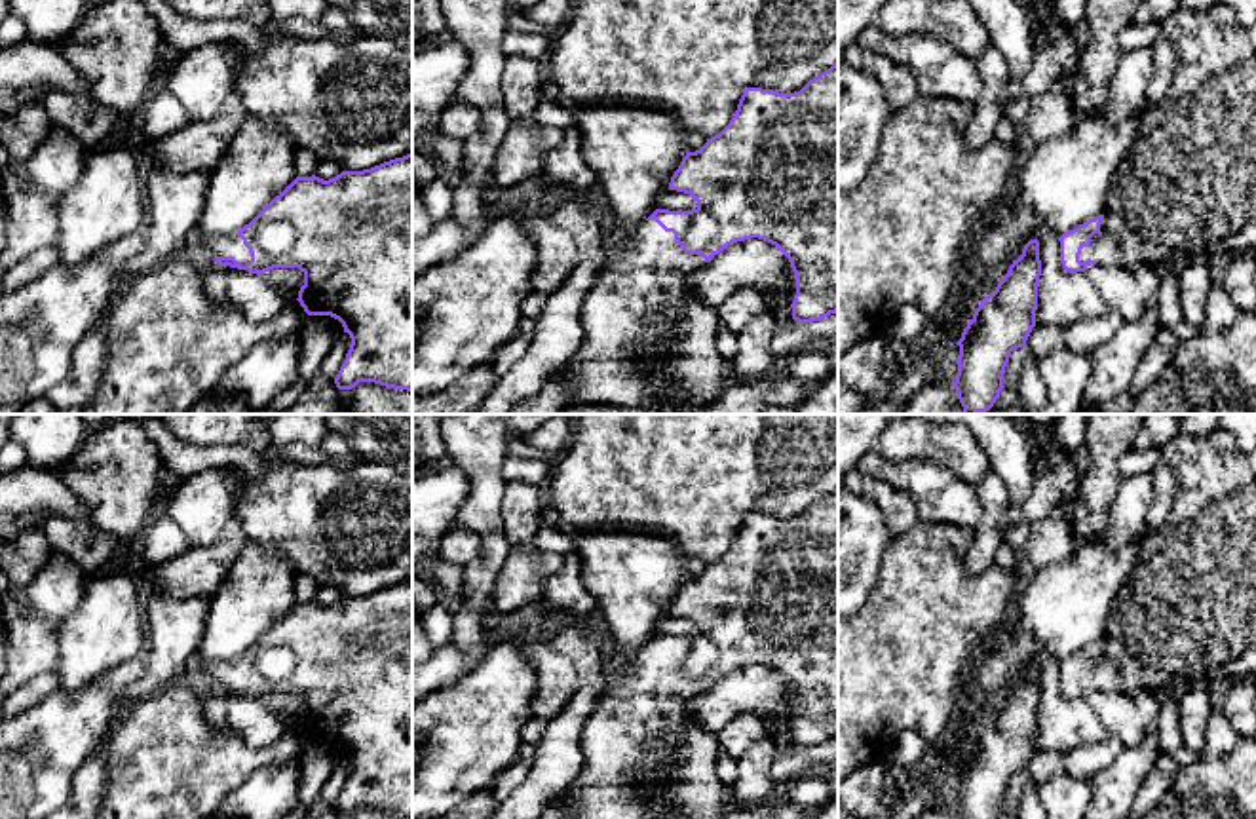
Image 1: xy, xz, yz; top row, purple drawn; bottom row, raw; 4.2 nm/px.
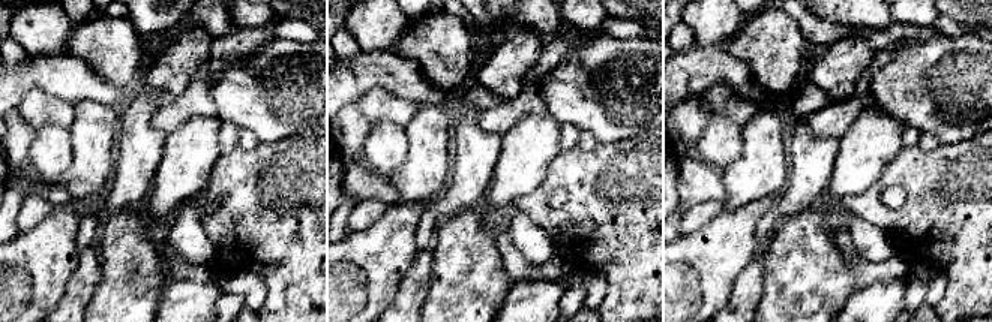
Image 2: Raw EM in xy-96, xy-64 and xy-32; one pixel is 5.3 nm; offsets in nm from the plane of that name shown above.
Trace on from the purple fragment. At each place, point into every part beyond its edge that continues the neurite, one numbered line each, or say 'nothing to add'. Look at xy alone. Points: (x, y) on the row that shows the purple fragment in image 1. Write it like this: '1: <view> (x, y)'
1: xy (232, 246)

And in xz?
1: xz (648, 342)

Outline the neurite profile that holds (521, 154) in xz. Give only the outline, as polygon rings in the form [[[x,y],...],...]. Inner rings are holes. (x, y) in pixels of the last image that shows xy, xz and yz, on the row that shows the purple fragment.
[[[534,116],[511,120],[490,169],[490,194],[542,175],[545,154],[557,148],[562,139],[564,129],[547,127]]]

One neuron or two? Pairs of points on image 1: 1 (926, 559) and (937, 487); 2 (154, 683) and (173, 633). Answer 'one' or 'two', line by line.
1: two
2: one

